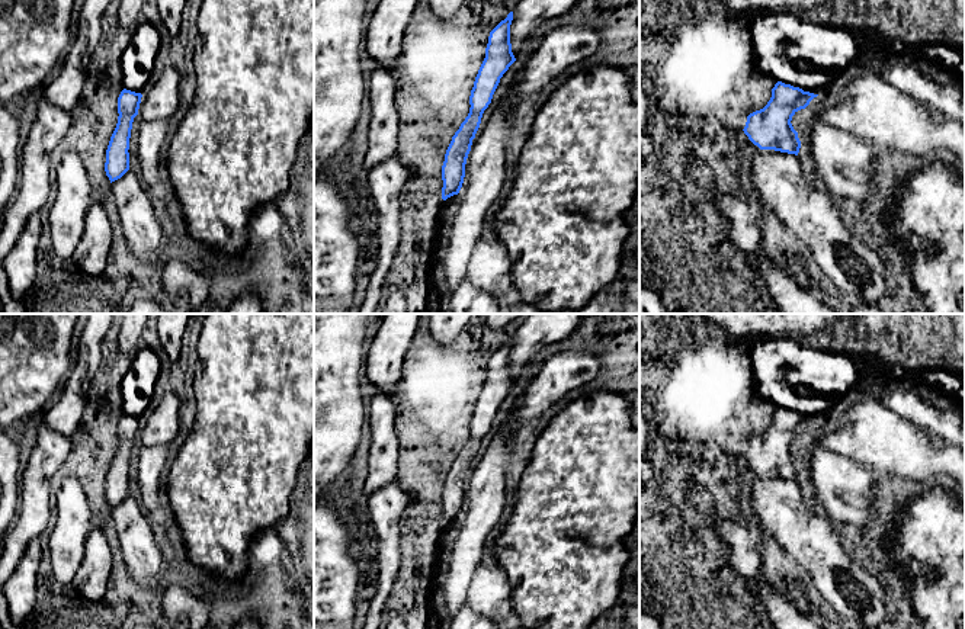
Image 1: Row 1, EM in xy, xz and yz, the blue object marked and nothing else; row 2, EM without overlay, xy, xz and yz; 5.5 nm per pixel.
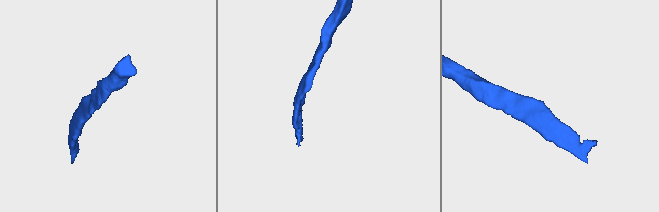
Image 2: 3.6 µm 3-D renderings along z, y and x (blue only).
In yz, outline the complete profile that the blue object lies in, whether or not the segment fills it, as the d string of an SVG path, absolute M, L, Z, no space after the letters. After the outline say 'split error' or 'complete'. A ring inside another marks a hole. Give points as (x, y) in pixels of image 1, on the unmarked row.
M778 407L767 430L750 439L744 459L760 475L775 475L798 481L801 466L794 455L792 442L805 434L818 420Z | complete

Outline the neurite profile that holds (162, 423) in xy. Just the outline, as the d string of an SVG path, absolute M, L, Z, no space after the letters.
M171 389L153 404L141 423L138 442L142 446L167 447L180 431L180 408L183 395Z

